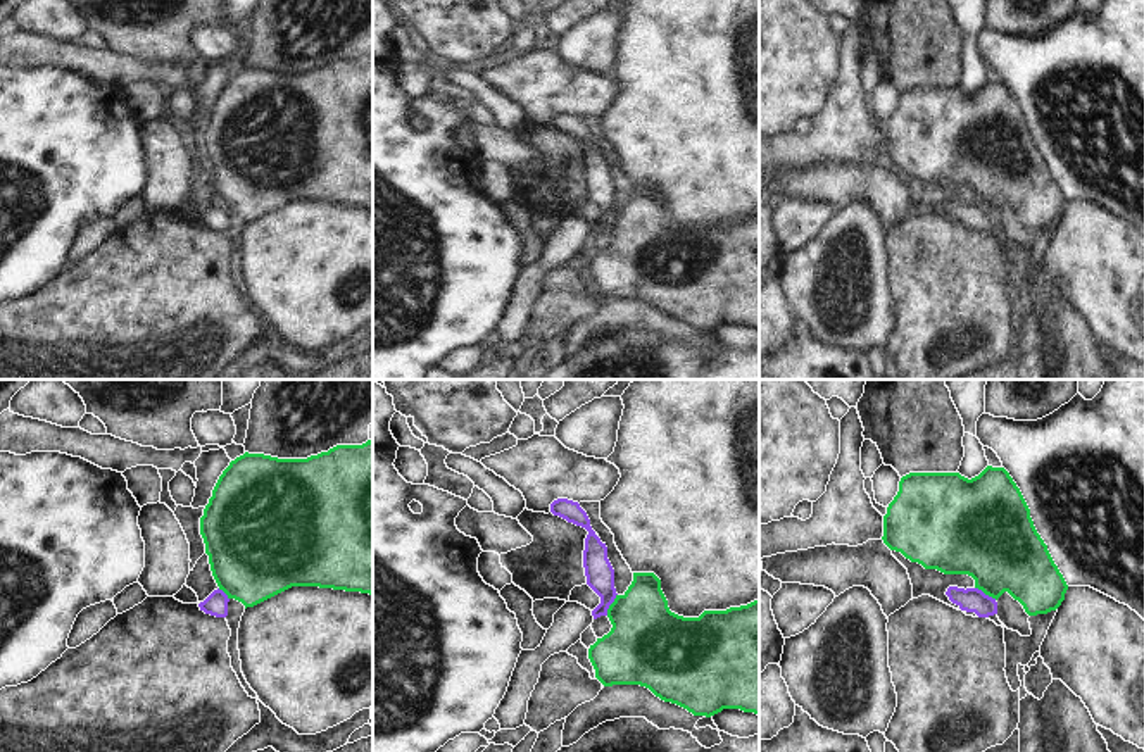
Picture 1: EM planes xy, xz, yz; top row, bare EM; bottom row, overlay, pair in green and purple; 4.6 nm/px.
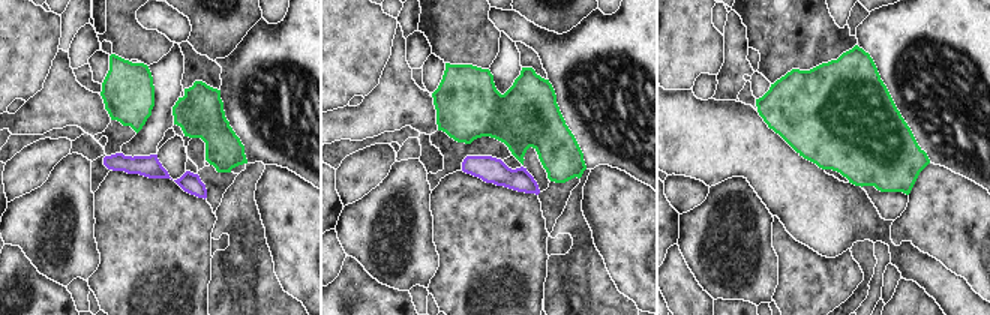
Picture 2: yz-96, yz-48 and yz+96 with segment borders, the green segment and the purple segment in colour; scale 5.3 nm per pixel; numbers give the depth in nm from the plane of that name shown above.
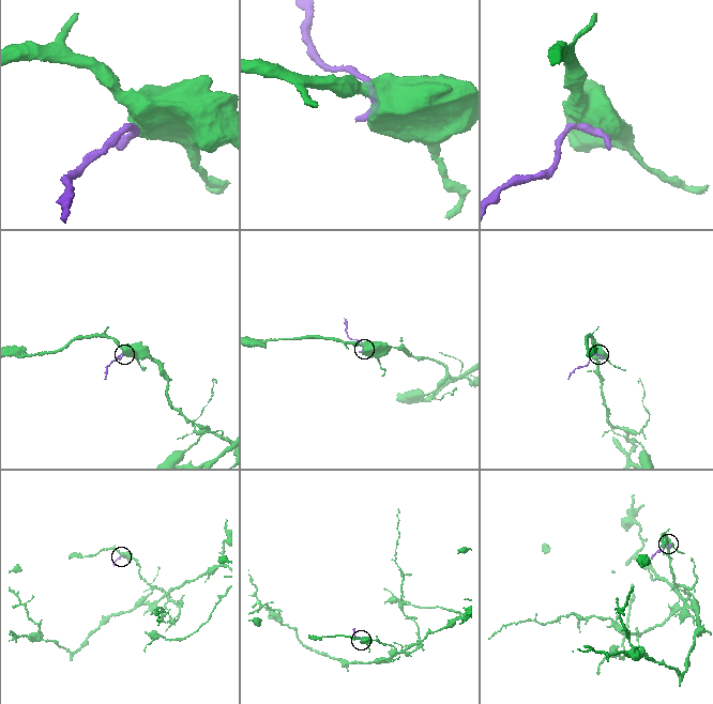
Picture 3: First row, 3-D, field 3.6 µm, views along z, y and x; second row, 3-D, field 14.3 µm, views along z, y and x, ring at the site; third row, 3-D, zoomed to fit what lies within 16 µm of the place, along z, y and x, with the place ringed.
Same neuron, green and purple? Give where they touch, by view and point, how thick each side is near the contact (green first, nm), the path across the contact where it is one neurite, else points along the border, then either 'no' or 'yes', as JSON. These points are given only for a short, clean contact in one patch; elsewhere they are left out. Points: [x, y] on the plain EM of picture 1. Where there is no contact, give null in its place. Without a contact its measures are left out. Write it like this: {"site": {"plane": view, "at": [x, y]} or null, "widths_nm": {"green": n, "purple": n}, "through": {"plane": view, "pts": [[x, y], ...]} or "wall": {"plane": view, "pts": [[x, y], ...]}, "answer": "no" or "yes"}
{"site": {"plane": "xz", "at": [611, 218]}, "widths_nm": {"green": 380, "purple": 130}, "wall": {"plane": "xz", "pts": [[616, 207], [606, 228]]}, "answer": "no"}

